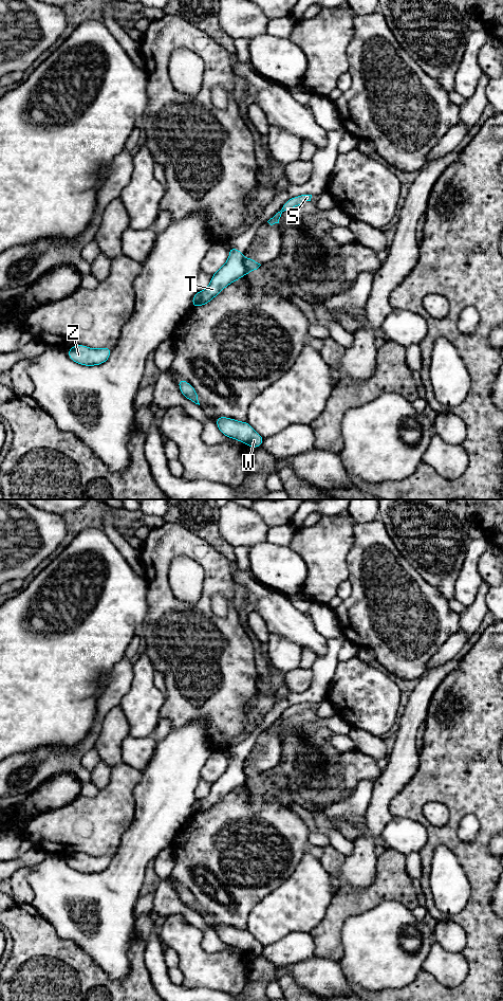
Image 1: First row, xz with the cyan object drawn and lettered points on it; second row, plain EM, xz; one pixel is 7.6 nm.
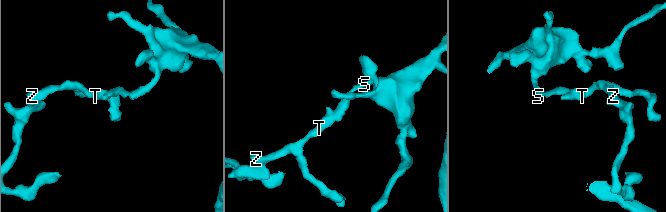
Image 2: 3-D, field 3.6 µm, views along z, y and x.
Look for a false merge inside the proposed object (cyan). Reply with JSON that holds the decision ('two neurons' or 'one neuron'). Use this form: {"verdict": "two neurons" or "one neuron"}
{"verdict": "two neurons"}

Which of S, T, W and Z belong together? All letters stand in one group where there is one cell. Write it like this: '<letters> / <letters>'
S / T W Z

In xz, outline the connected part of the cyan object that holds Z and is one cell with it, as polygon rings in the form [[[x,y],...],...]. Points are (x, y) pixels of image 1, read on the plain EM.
[[[75,853],[68,857],[68,863],[78,872],[93,874],[105,871],[109,867],[111,858],[112,855],[92,857],[83,853]]]

